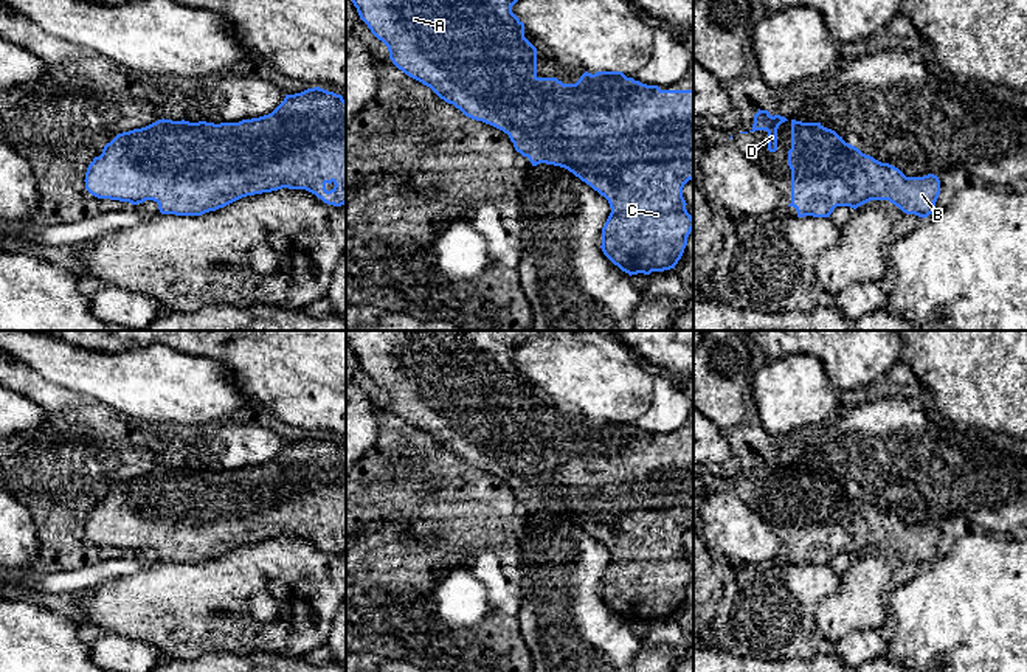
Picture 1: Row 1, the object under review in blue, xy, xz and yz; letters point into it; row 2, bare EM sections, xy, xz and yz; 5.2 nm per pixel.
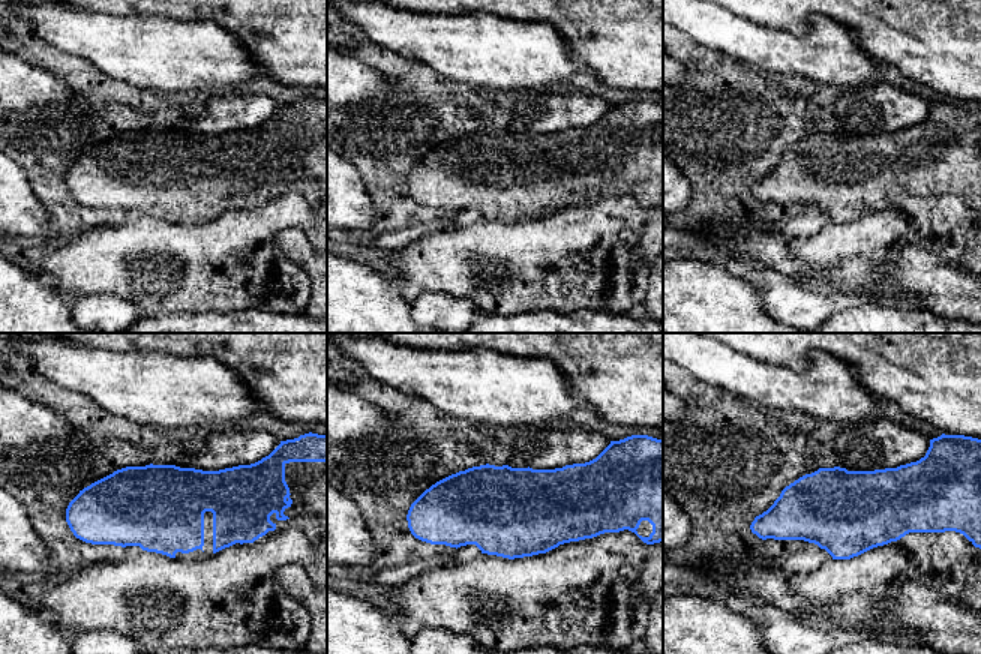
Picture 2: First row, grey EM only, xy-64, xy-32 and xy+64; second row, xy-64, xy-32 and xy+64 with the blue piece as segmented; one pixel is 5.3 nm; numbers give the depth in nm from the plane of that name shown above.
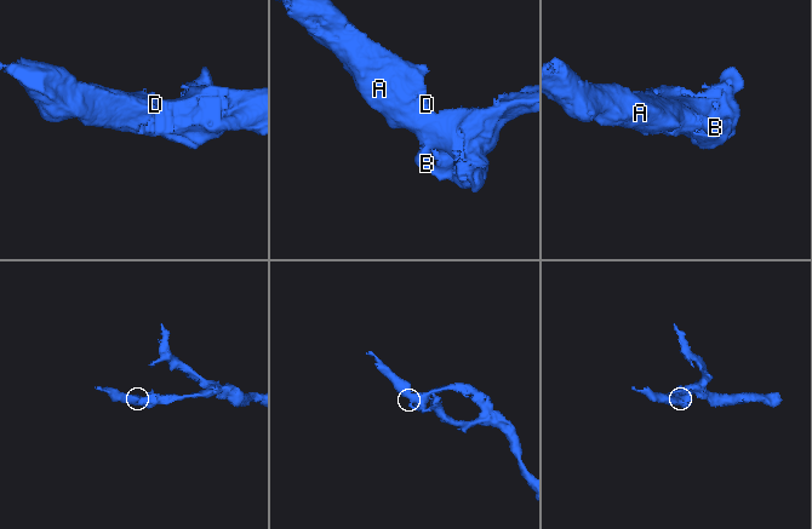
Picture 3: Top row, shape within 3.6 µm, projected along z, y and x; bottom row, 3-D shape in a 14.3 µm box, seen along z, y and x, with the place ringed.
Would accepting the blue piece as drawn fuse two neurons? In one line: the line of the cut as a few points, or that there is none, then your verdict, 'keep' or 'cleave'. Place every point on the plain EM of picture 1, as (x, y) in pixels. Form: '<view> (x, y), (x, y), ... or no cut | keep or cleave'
no cut | keep

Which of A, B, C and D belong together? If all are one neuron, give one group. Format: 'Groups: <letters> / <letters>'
Groups: A B C D

